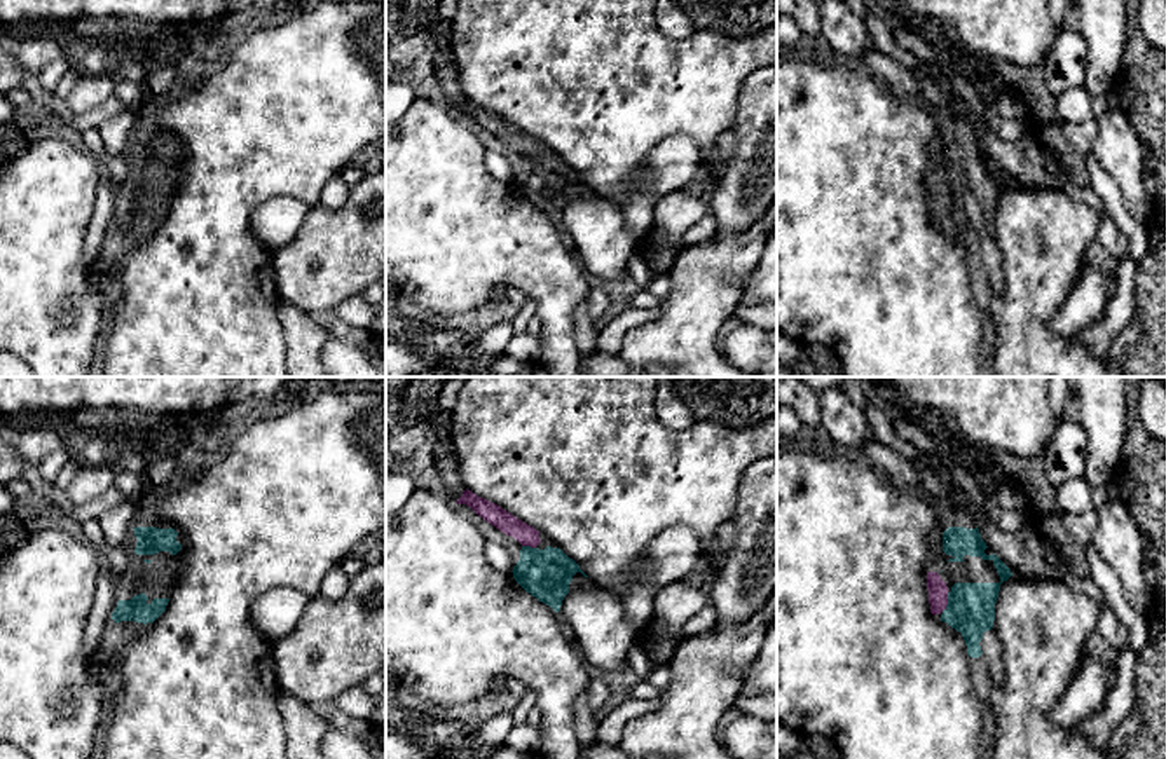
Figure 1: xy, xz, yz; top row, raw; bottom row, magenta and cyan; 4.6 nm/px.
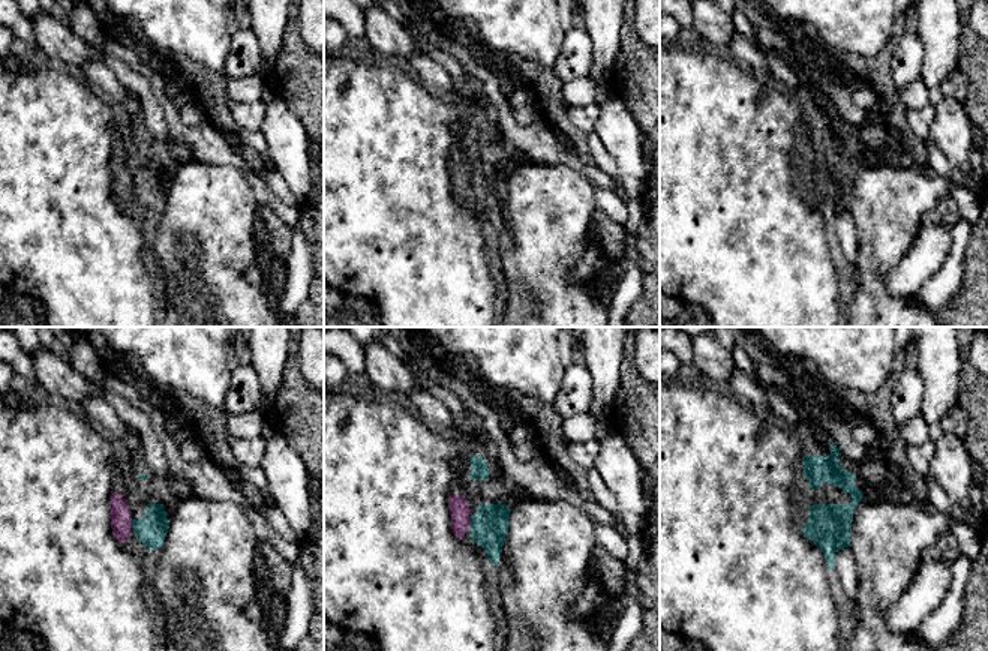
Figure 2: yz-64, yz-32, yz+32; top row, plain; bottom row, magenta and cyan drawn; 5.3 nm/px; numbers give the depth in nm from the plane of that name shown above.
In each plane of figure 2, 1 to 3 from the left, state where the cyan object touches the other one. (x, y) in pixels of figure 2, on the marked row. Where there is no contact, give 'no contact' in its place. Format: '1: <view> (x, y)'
1: yz-64 (131, 522)
2: yz-32 (468, 522)
3: no contact

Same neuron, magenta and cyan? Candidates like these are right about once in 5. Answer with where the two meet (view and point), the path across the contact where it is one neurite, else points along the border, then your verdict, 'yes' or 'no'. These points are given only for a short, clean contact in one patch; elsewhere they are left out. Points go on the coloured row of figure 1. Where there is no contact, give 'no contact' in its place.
contact yz (946, 602); way yz (938, 592), (946, 602), (971, 606); yes

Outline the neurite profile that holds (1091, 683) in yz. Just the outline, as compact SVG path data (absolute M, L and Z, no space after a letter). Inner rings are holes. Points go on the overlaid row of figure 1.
M1084 653L1073 680L1049 710L1049 721L1054 726L1080 726L1080 721L1105 701L1110 687L1110 667Z

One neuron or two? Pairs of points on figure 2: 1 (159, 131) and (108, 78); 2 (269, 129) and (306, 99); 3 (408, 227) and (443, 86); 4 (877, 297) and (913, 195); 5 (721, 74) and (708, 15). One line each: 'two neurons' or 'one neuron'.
1: two neurons
2: two neurons
3: two neurons
4: one neuron
5: two neurons

